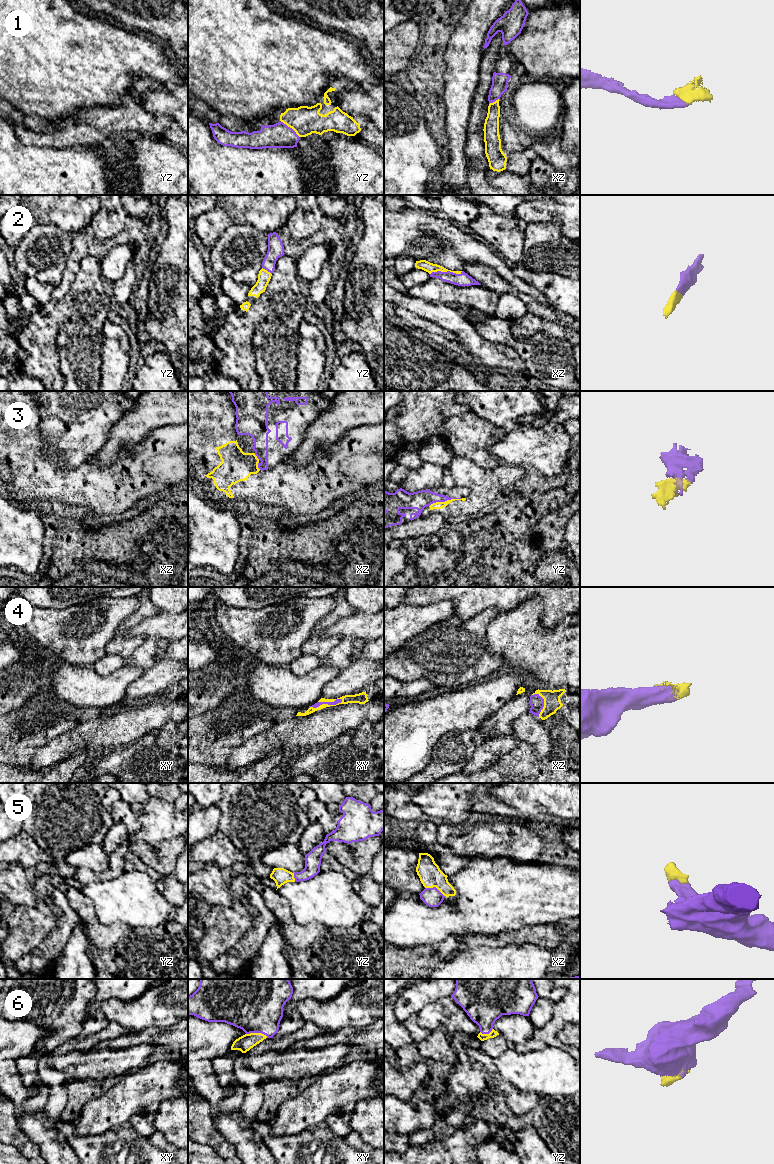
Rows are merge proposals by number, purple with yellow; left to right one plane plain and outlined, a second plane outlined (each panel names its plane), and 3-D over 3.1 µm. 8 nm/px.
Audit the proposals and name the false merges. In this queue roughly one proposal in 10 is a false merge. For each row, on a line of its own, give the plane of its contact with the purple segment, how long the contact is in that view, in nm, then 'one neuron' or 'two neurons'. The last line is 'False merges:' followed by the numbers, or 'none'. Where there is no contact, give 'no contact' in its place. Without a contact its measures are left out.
1: yz | 200 nm | one neuron
2: xz | 260 nm | one neuron
3: yz | 280 nm | two neurons
4: xy | 280 nm | one neuron
5: xz | 180 nm | one neuron
6: xy | 180 nm | one neuron
False merges: 3

